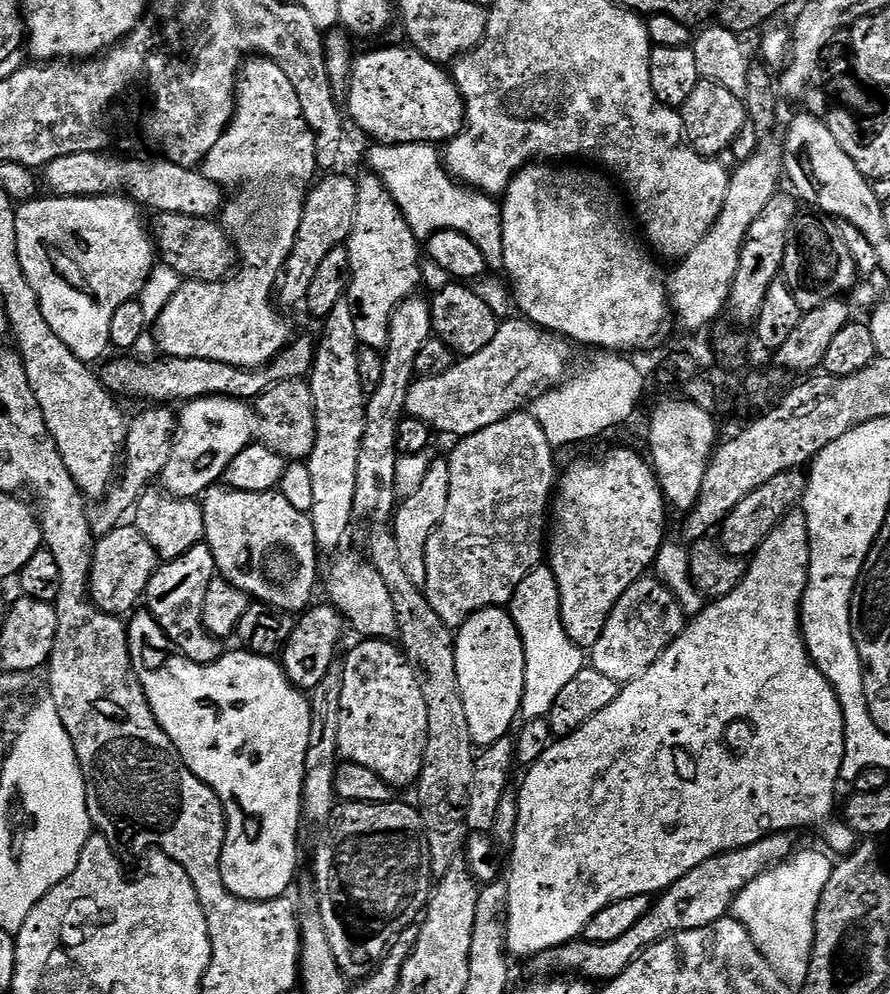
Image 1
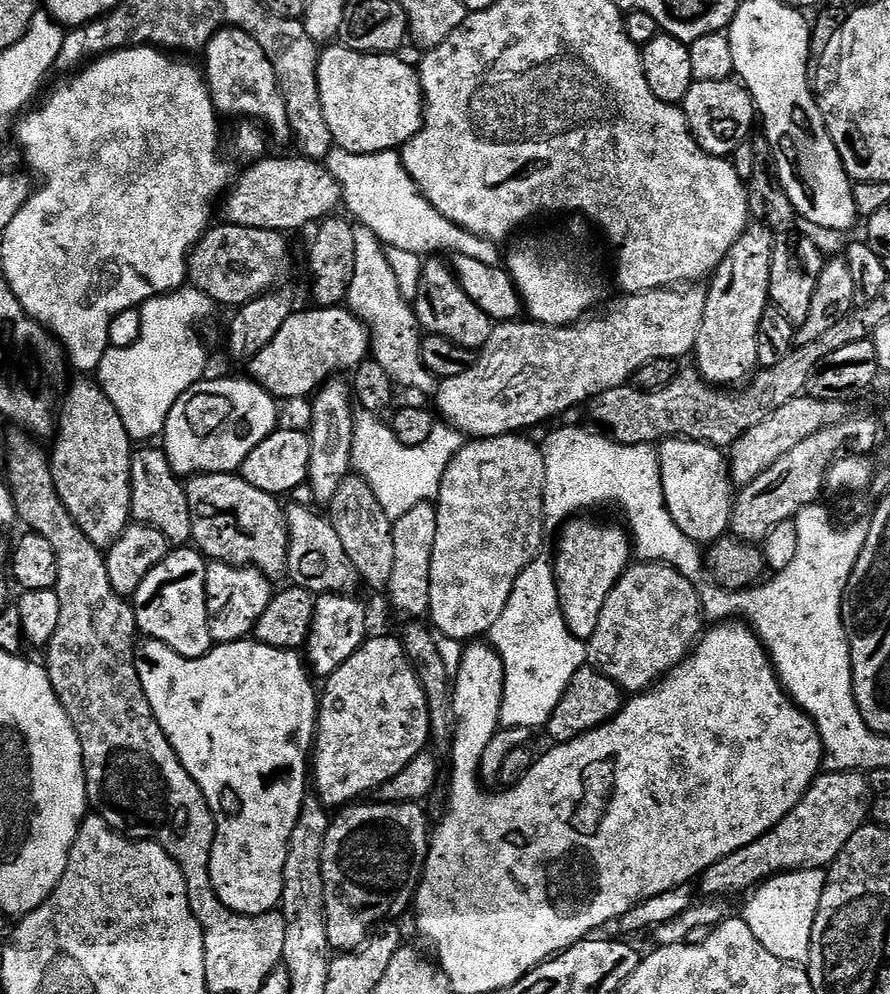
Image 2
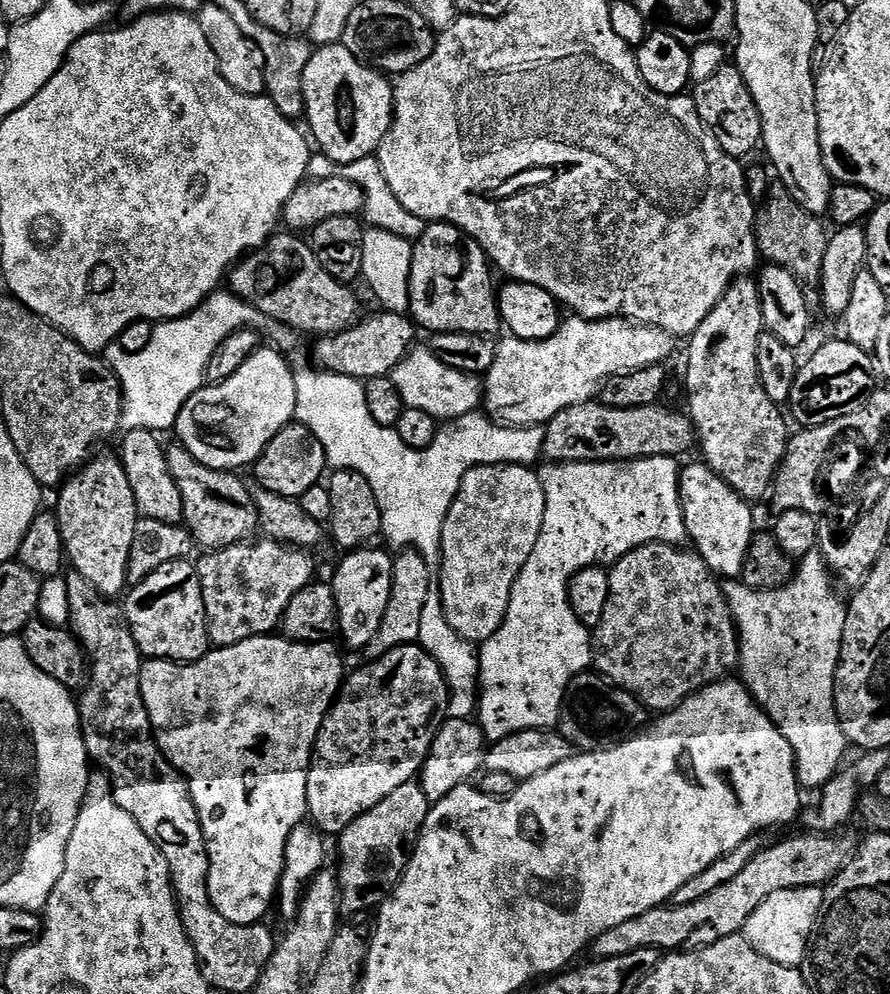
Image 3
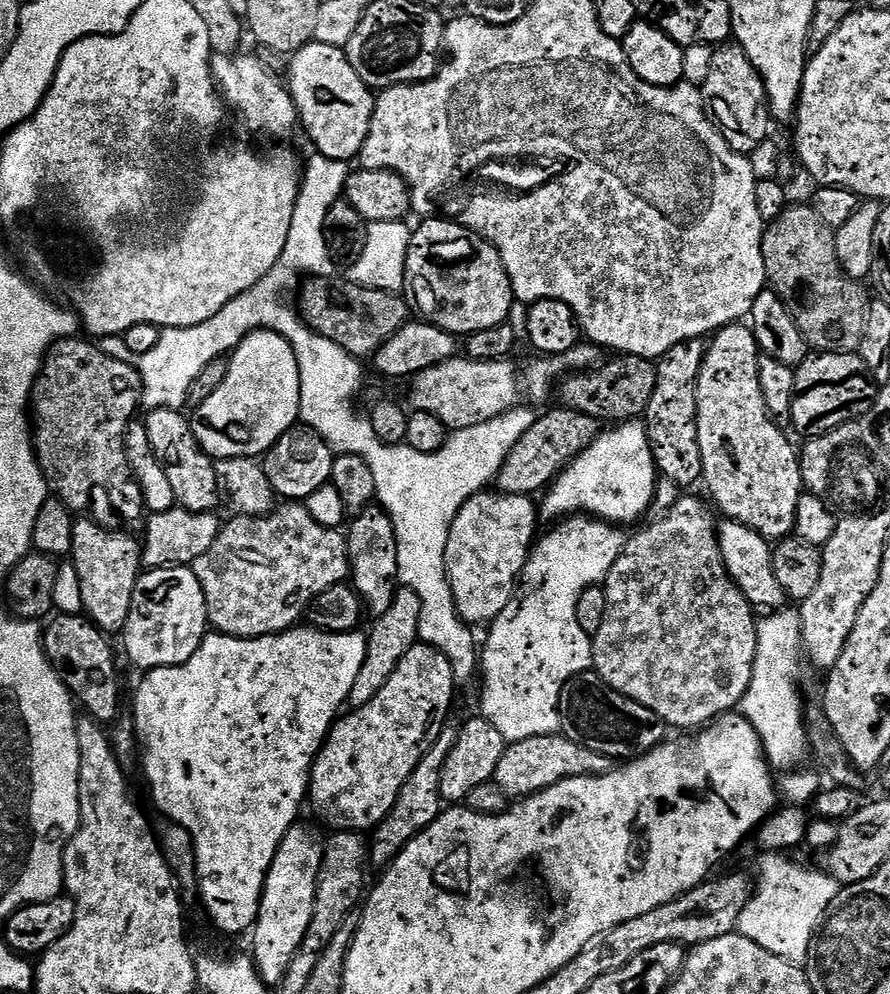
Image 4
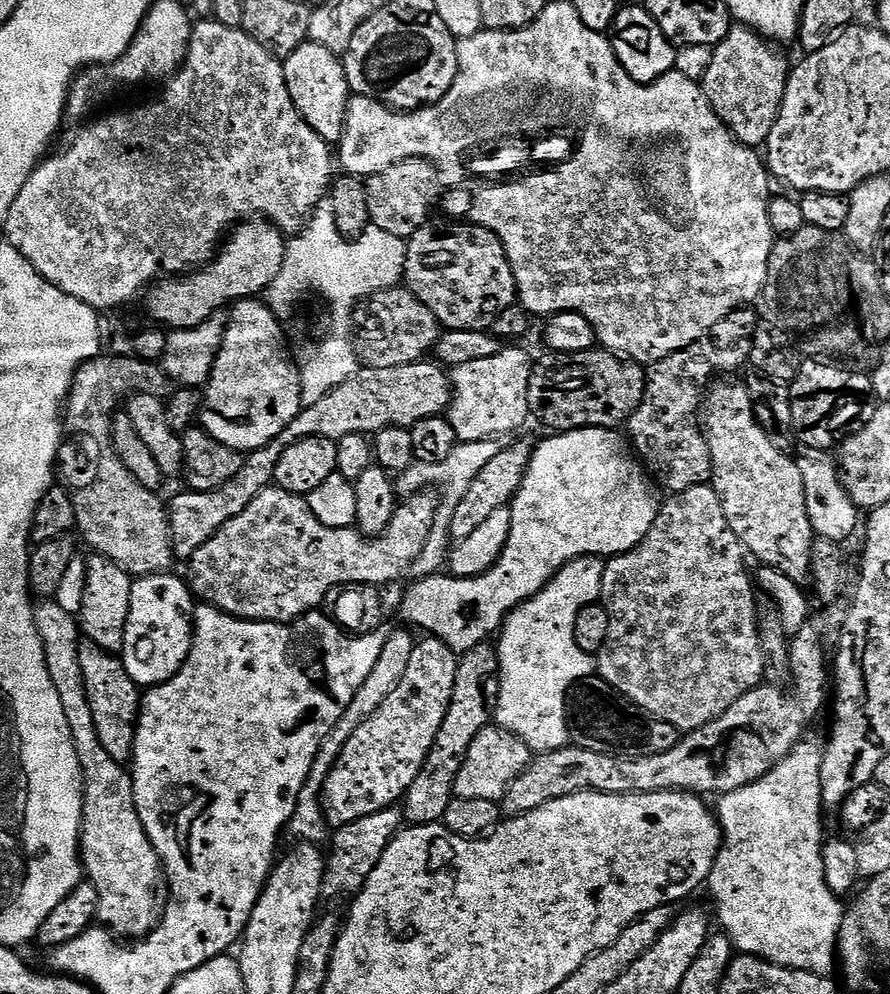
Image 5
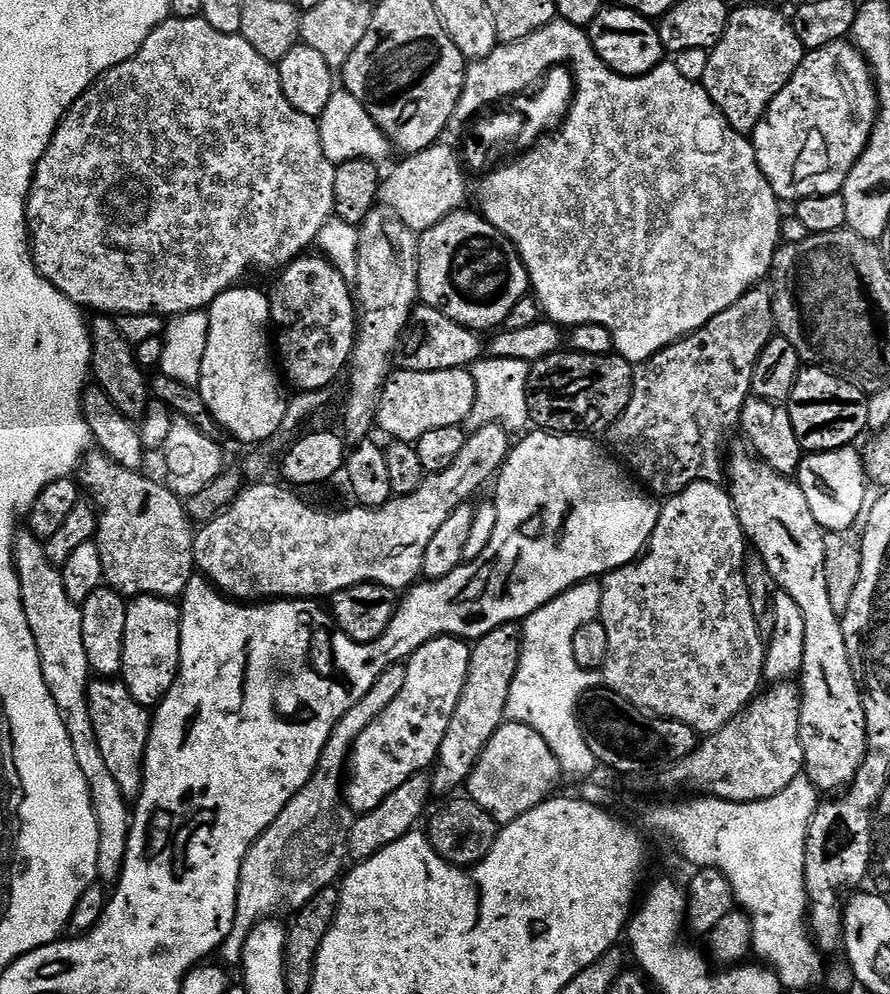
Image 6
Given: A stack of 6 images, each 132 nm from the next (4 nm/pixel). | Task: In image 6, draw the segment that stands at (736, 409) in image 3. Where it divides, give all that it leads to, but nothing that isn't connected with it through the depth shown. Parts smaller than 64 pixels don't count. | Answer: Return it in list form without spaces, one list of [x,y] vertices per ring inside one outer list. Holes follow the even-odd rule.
[[[755,455],[731,457],[730,495],[745,537],[756,543],[755,551],[767,562],[770,574],[777,582],[779,591],[790,594],[801,608],[805,622],[805,648],[802,666],[798,673],[800,690],[800,741],[804,751],[804,772],[812,785],[821,793],[847,789],[860,773],[868,755],[868,719],[864,713],[864,697],[856,682],[856,675],[846,650],[846,638],[840,625],[841,613],[830,606],[830,594],[826,594],[826,574],[824,573],[824,537],[820,523],[810,514],[810,502],[802,494],[795,479],[781,476],[771,466]]]

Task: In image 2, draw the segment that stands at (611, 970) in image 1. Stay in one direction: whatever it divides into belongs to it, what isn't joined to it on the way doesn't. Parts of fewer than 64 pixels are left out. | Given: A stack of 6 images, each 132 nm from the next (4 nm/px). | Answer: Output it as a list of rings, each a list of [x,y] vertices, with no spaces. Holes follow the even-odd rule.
[[[825,771],[816,777],[808,792],[762,838],[726,854],[717,864],[712,864],[698,877],[698,892],[704,898],[725,898],[751,893],[765,880],[786,872],[800,872],[804,868],[827,869],[842,854],[846,842],[869,823],[874,793],[863,772]]]

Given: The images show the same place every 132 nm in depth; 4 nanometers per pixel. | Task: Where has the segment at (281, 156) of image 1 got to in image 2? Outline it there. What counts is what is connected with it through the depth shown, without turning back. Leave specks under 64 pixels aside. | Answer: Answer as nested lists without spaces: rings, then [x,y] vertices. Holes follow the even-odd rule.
[[[225,26],[210,38],[208,47],[202,53],[202,59],[208,63],[206,79],[217,113],[225,117],[244,116],[240,118],[259,122],[265,129],[272,128],[273,134],[280,140],[291,134],[288,104],[284,101],[284,92],[280,89],[279,78],[276,77],[278,68],[273,64],[269,49],[265,45],[260,44],[249,32]]]

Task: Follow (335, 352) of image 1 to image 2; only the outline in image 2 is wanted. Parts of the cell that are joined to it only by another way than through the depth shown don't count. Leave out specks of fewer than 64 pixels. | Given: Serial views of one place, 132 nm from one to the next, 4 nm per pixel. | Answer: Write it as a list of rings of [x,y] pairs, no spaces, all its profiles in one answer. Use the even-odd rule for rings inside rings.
[[[333,378],[315,393],[312,404],[312,428],[310,427],[310,470],[308,483],[313,488],[313,498],[317,505],[331,505],[338,486],[350,475],[352,468],[352,430],[354,409],[352,389],[343,379]]]

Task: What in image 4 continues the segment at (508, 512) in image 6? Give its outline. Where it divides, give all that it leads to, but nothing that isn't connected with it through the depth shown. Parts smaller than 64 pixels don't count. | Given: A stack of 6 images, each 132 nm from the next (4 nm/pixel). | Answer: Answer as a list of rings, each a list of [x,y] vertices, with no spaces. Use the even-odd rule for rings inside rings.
[[[643,419],[627,420],[601,431],[594,443],[586,450],[582,450],[582,454],[578,454],[578,458],[552,481],[543,497],[545,500],[539,501],[538,512],[541,517],[549,516],[552,522],[583,514],[609,524],[628,526],[631,520],[638,519],[644,511],[652,508],[652,500],[656,497],[657,479],[656,459],[650,450],[648,429]]]

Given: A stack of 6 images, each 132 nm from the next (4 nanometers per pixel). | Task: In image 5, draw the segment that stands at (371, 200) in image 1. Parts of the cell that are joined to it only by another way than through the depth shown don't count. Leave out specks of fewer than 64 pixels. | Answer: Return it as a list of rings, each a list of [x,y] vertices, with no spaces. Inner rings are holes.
[[[508,346],[494,354],[494,358],[481,358],[479,362],[466,362],[466,366],[451,369],[454,399],[448,405],[446,419],[454,426],[457,441],[504,438],[507,432],[516,432],[529,422],[527,388],[533,363],[533,357],[528,357],[520,346]]]

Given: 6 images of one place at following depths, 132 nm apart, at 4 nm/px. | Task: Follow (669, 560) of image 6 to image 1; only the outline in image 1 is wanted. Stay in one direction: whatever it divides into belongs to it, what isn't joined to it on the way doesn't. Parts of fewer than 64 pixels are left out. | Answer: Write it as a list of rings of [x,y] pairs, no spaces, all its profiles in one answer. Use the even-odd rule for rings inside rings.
[[[641,578],[638,582],[634,582],[634,586],[630,586],[630,590],[626,590],[626,594],[622,594],[622,598],[618,598],[614,610],[606,613],[603,619],[598,628],[600,633],[598,642],[594,642],[590,650],[592,656],[590,664],[598,670],[598,674],[606,674],[606,678],[614,678],[614,682],[623,686],[646,674],[646,670],[650,670],[650,666],[658,662],[658,658],[668,649],[670,642],[674,642],[674,638],[678,638],[678,634],[684,630],[686,613],[680,609],[678,602],[670,594],[670,590],[666,590],[661,580]]]

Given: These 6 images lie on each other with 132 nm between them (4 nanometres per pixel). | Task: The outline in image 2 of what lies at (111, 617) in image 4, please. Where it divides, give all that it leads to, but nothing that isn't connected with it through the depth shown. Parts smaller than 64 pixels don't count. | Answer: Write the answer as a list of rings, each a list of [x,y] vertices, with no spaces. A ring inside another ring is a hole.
[[[80,378],[80,381],[69,387],[62,400],[62,407],[58,413],[58,431],[54,437],[56,445],[50,448],[50,463],[54,486],[58,490],[58,498],[62,498],[62,506],[74,518],[78,530],[94,542],[94,546],[101,550],[111,548],[117,538],[120,537],[132,520],[132,483],[130,482],[130,466],[134,441],[128,435],[126,426],[122,426],[122,418],[118,410],[114,410],[114,402],[106,398],[99,383],[92,384],[88,378]]]

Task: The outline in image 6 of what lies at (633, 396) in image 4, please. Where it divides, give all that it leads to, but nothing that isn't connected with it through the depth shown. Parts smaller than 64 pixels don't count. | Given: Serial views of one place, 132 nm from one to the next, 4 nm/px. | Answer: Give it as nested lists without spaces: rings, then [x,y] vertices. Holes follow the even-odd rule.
[[[561,350],[532,364],[527,382],[527,410],[529,421],[539,430],[556,435],[597,435],[605,433],[614,421],[623,417],[633,394],[634,366],[620,354],[583,355]]]

